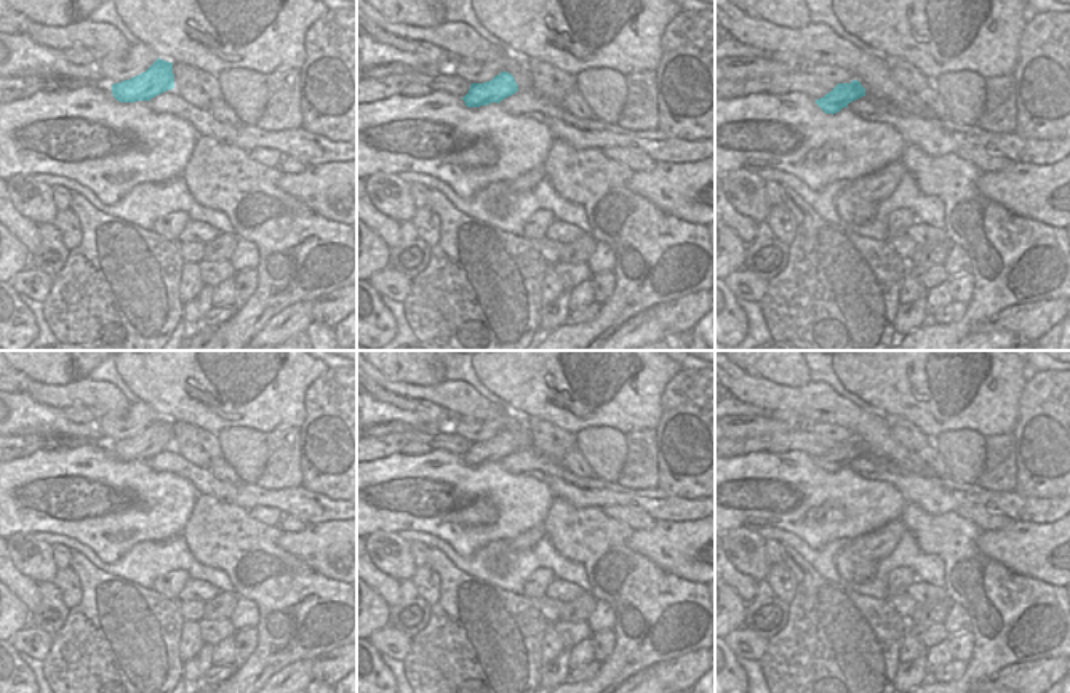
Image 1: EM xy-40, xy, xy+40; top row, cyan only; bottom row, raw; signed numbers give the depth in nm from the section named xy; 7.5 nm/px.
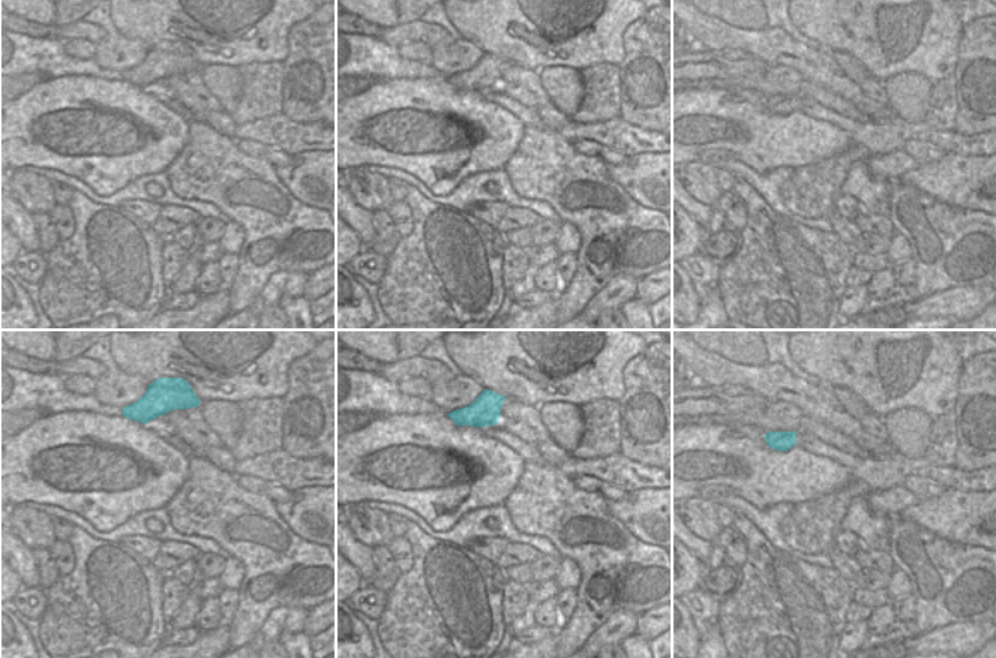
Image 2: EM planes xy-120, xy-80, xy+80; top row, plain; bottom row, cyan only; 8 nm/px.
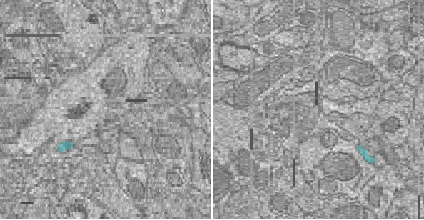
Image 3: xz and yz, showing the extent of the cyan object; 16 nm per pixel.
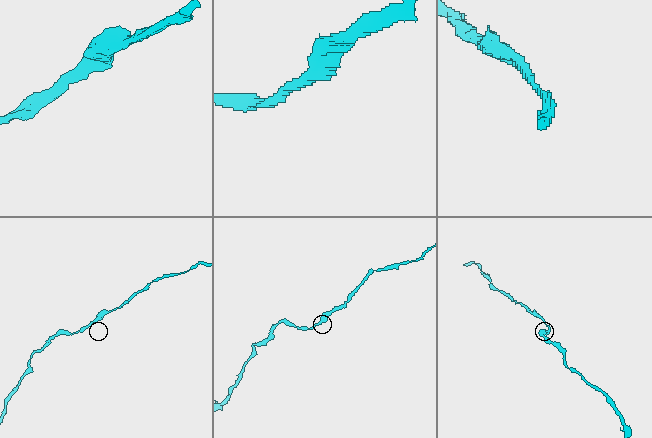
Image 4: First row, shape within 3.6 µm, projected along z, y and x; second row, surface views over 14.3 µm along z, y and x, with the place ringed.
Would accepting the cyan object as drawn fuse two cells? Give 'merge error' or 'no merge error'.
no merge error

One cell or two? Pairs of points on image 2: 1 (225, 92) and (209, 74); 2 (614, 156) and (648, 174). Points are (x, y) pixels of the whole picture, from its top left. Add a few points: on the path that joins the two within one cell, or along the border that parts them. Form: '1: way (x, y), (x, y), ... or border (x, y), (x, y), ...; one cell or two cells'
1: way (222, 87), (213, 78); one cell
2: border (627, 156), (609, 167); two cells

